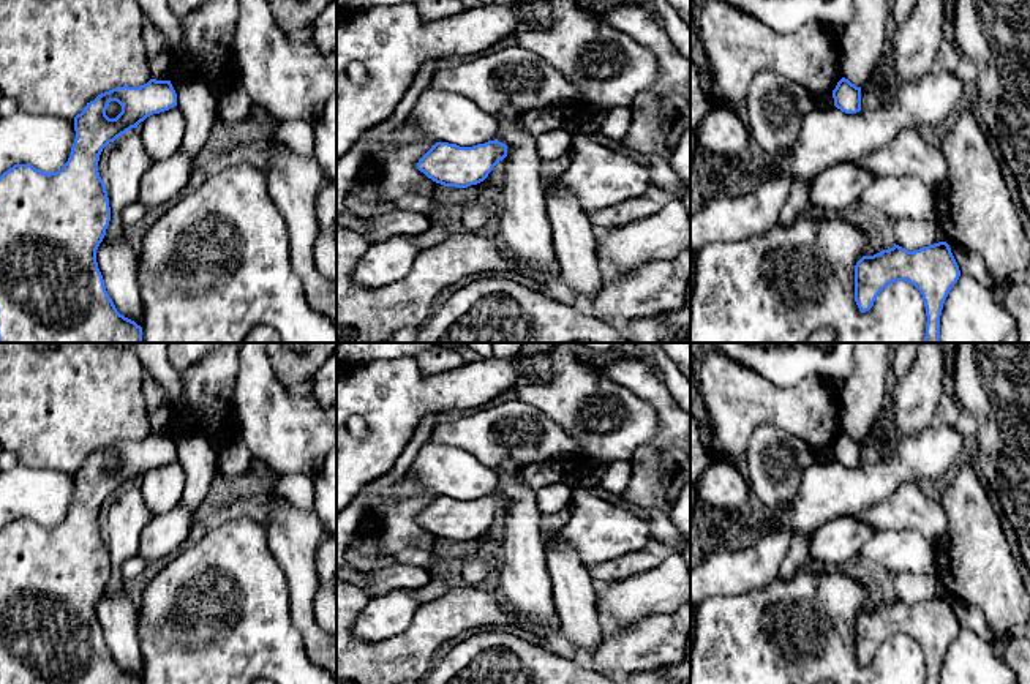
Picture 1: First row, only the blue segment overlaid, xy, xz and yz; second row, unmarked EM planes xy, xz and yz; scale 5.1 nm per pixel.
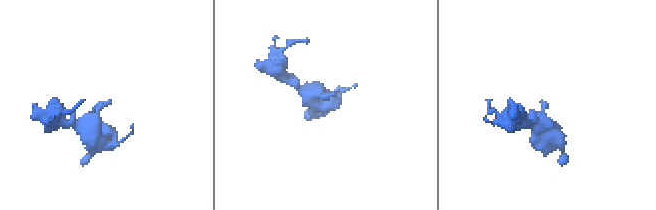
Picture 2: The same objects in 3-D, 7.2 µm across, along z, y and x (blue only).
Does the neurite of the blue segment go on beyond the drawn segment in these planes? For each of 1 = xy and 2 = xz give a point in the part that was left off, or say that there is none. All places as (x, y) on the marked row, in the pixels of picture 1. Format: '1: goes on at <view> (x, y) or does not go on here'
1: does not go on here
2: does not go on here

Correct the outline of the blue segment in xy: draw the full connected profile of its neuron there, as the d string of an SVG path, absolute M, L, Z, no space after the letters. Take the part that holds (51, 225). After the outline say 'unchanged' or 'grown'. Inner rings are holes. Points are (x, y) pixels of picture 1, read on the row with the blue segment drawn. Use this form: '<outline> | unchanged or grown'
M150 79L141 87L123 85L104 92L74 117L76 139L62 169L47 174L32 164L14 164L0 175L0 343L142 343L142 327L117 311L96 262L96 250L111 221L98 161L109 142L174 106L177 93L171 81ZM111 101L122 106L115 118L106 115Z | unchanged

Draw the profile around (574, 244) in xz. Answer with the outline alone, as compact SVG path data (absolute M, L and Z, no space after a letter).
M556 177L542 179L553 246L561 267L559 280L575 299L588 305L603 284L597 265L597 242L580 201L569 190L556 188L554 182Z

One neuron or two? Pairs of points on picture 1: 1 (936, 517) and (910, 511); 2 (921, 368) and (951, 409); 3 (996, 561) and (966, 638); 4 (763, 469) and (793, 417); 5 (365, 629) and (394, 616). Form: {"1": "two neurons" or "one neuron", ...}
{"1": "one neuron", "2": "two neurons", "3": "two neurons", "4": "two neurons", "5": "one neuron"}

